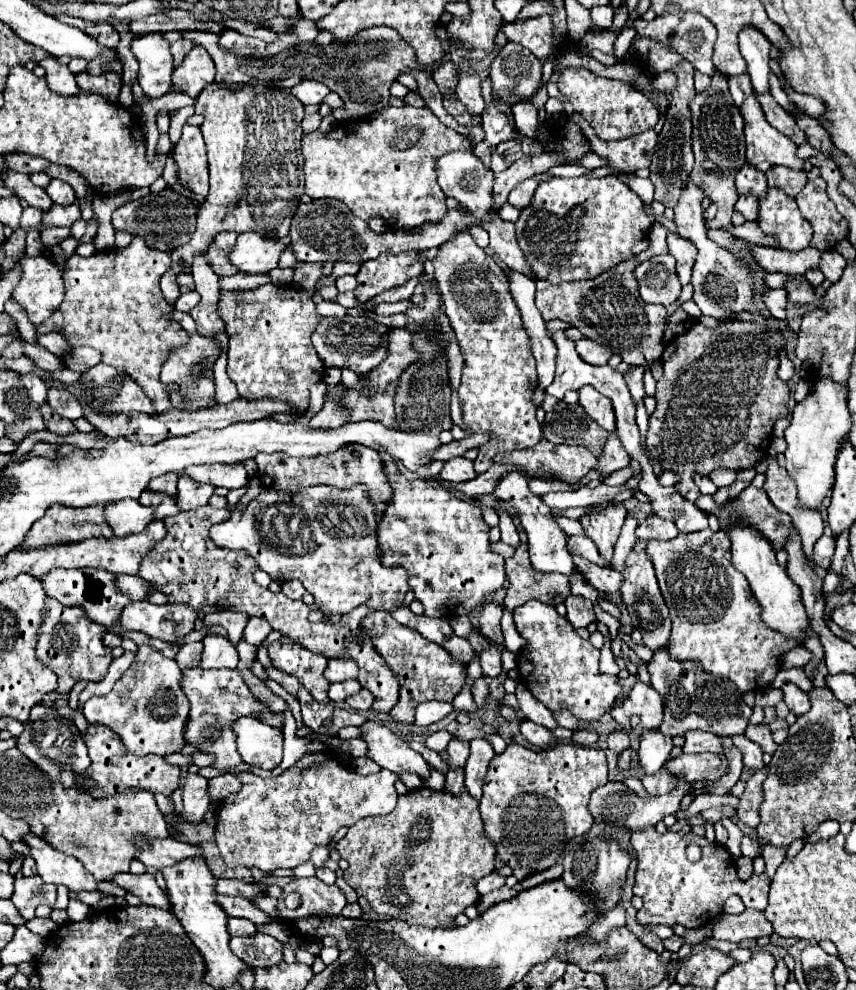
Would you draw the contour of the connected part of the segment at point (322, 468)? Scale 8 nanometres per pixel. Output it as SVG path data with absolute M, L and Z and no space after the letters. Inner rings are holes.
M345 444L337 452L309 456L309 458L287 458L283 454L257 454L255 462L259 466L259 480L265 488L271 490L301 490L307 486L333 486L333 488L355 488L365 486L369 502L375 506L375 512L381 516L391 500L391 484L383 470L383 460L377 450L371 450L361 444Z

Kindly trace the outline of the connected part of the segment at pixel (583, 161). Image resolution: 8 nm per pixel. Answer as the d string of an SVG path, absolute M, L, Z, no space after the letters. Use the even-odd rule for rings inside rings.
M594 152L586 154L584 157L582 157L579 160L570 161L568 164L578 164L588 169L607 166L607 162L605 162L603 158L599 157Z

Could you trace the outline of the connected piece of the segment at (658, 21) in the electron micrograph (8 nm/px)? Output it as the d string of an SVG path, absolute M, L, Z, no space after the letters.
M667 10L667 14L657 16L653 22L645 22L645 20L627 20L625 28L633 26L637 30L637 34L641 36L649 36L653 40L659 40L663 44L673 44L675 50L679 50L679 54L683 54L685 60L689 60L697 72L713 76L717 70L713 66L711 54L713 54L713 44L717 38L717 30L715 26L711 26L711 22L703 20L701 14L695 12L687 12L687 14L679 14L679 10Z

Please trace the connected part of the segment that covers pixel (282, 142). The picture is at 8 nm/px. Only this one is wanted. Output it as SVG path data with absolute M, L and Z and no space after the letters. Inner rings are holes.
M213 82L201 90L195 102L195 114L205 116L201 132L207 144L211 188L209 188L209 196L199 206L199 208L207 208L207 212L199 214L197 234L193 234L191 242L171 252L171 260L173 260L171 270L175 276L183 274L185 268L191 268L195 254L207 250L211 240L221 232L237 232L237 234L257 232L259 236L271 238L271 240L281 240L289 236L289 226L299 206L299 198L303 194L303 184L305 184L303 156L301 156L303 104L287 88L257 84L257 86L245 86L243 90L231 92L229 88Z

